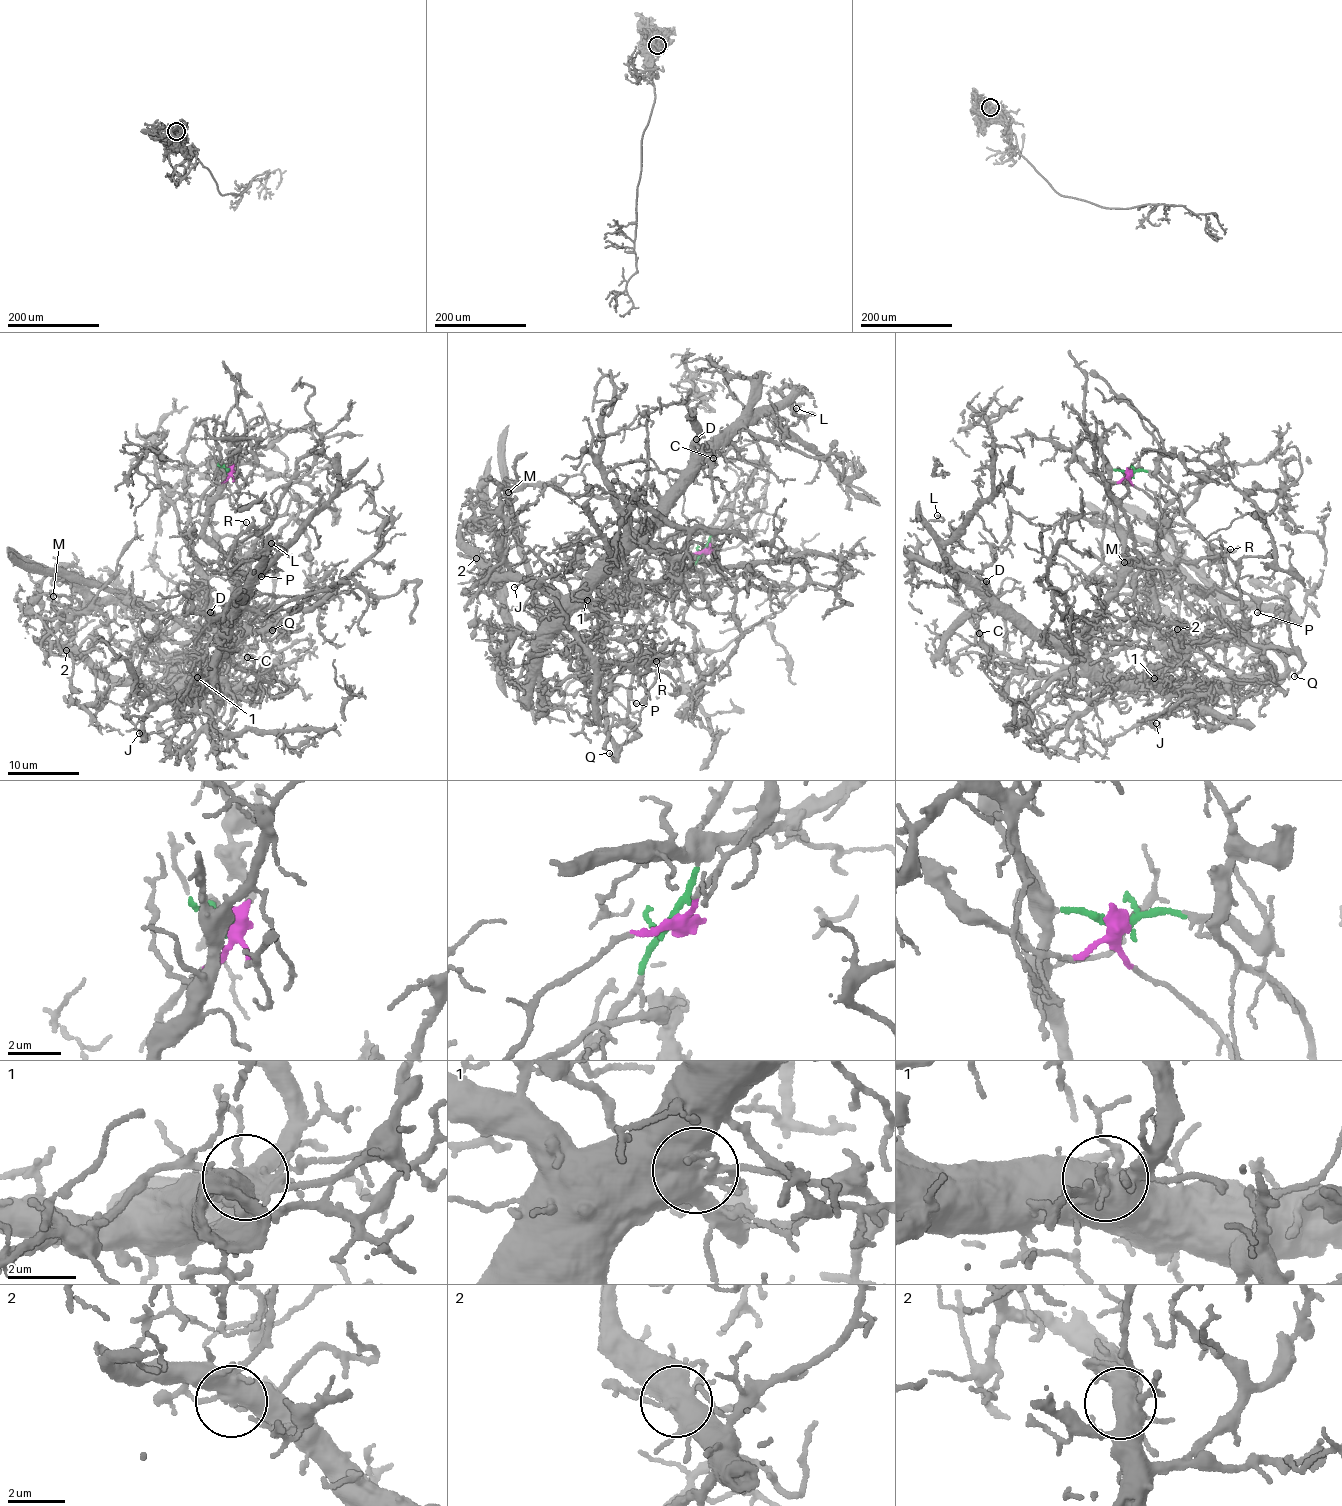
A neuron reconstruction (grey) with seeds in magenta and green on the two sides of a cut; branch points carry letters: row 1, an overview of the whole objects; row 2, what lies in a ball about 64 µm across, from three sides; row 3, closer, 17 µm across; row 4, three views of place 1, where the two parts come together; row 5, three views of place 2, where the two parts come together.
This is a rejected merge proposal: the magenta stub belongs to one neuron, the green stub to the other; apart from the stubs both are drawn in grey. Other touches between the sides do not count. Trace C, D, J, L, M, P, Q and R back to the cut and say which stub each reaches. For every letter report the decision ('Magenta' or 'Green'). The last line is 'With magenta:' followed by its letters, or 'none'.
C: Green
D: Green
J: Green
L: Green
M: Green
P: Magenta
Q: Magenta
R: Magenta
With magenta: P, Q, R

